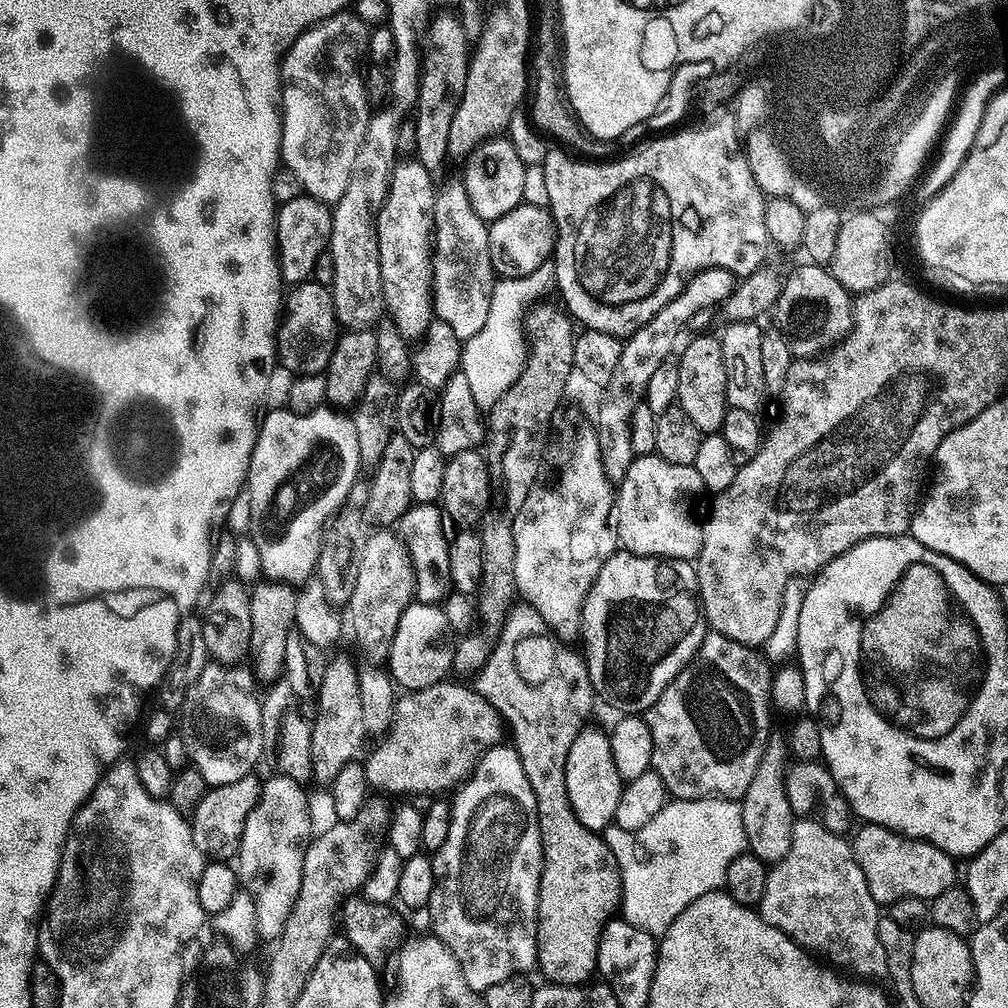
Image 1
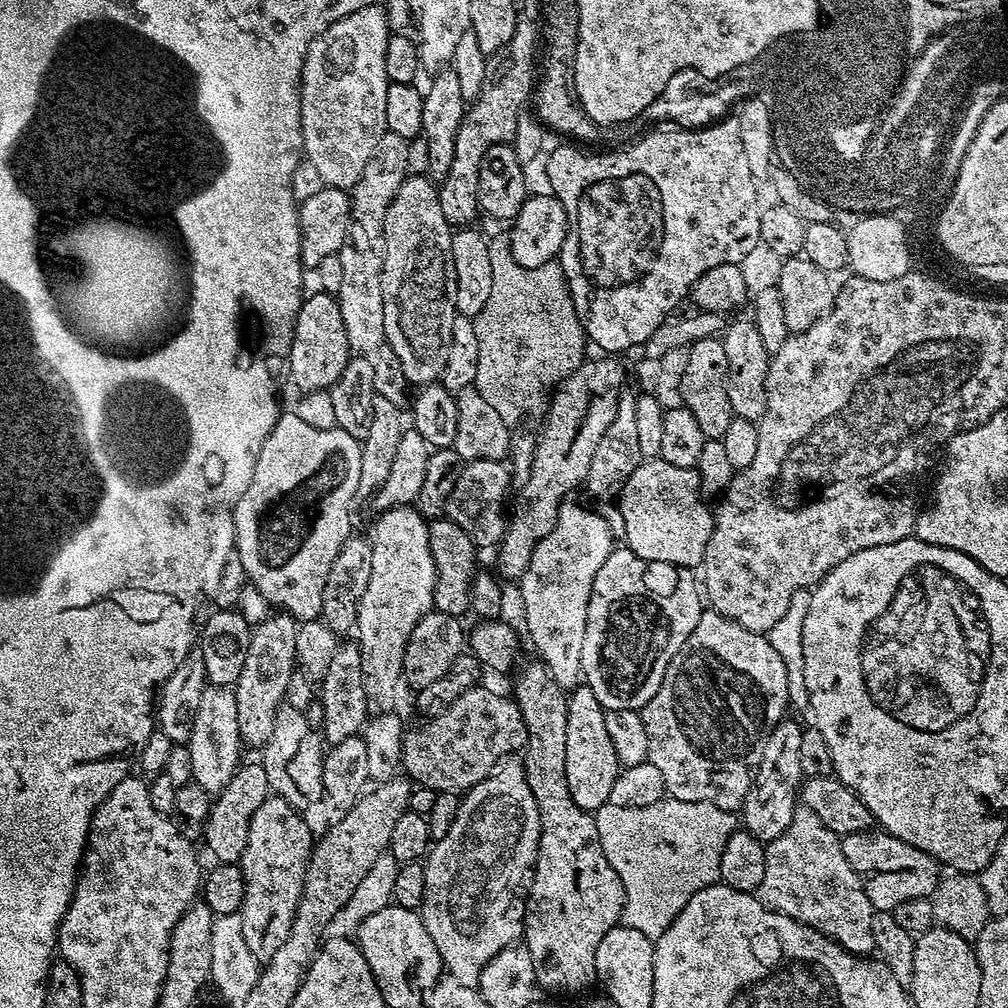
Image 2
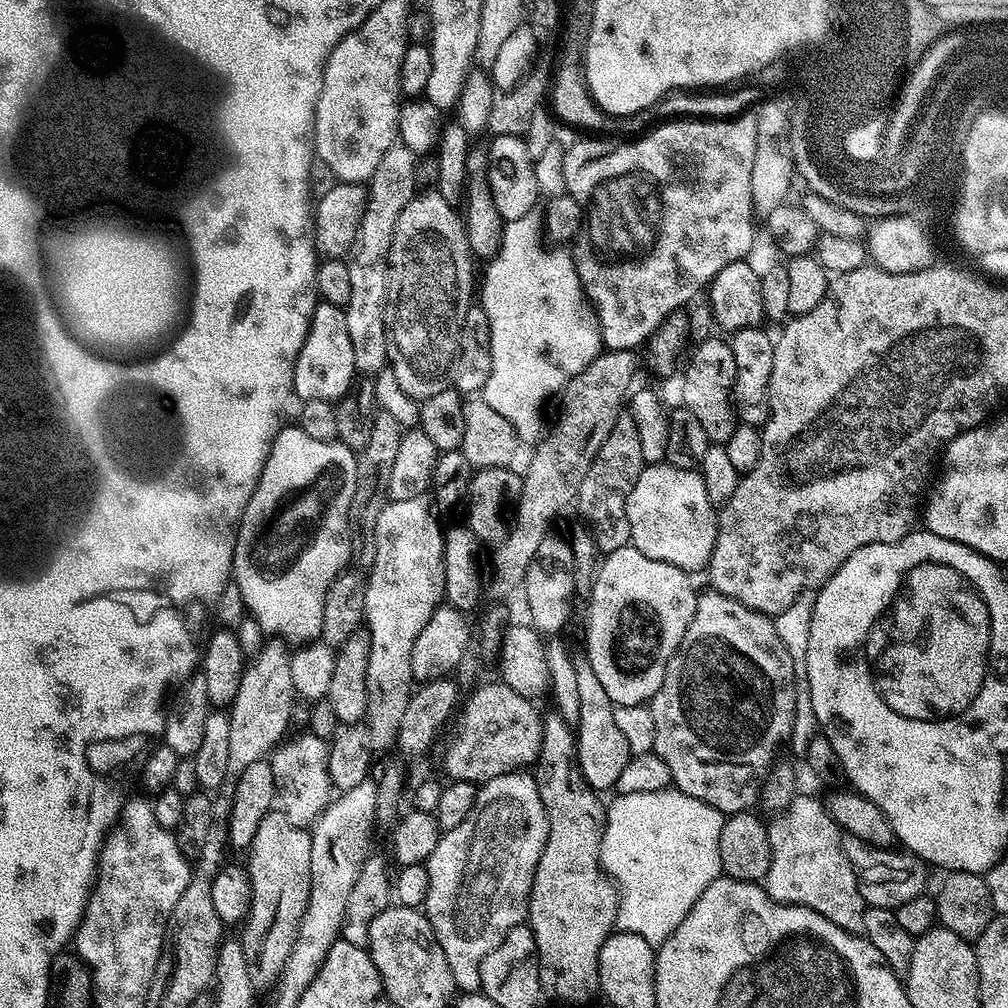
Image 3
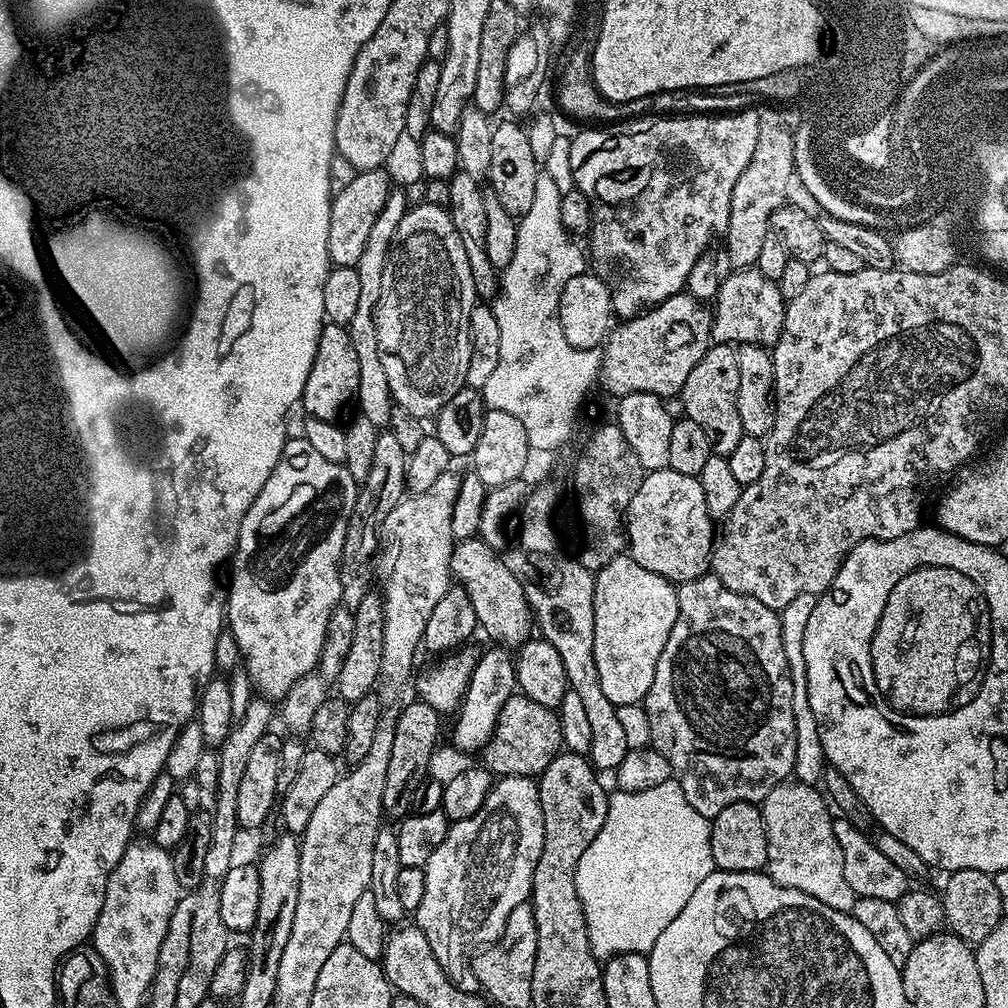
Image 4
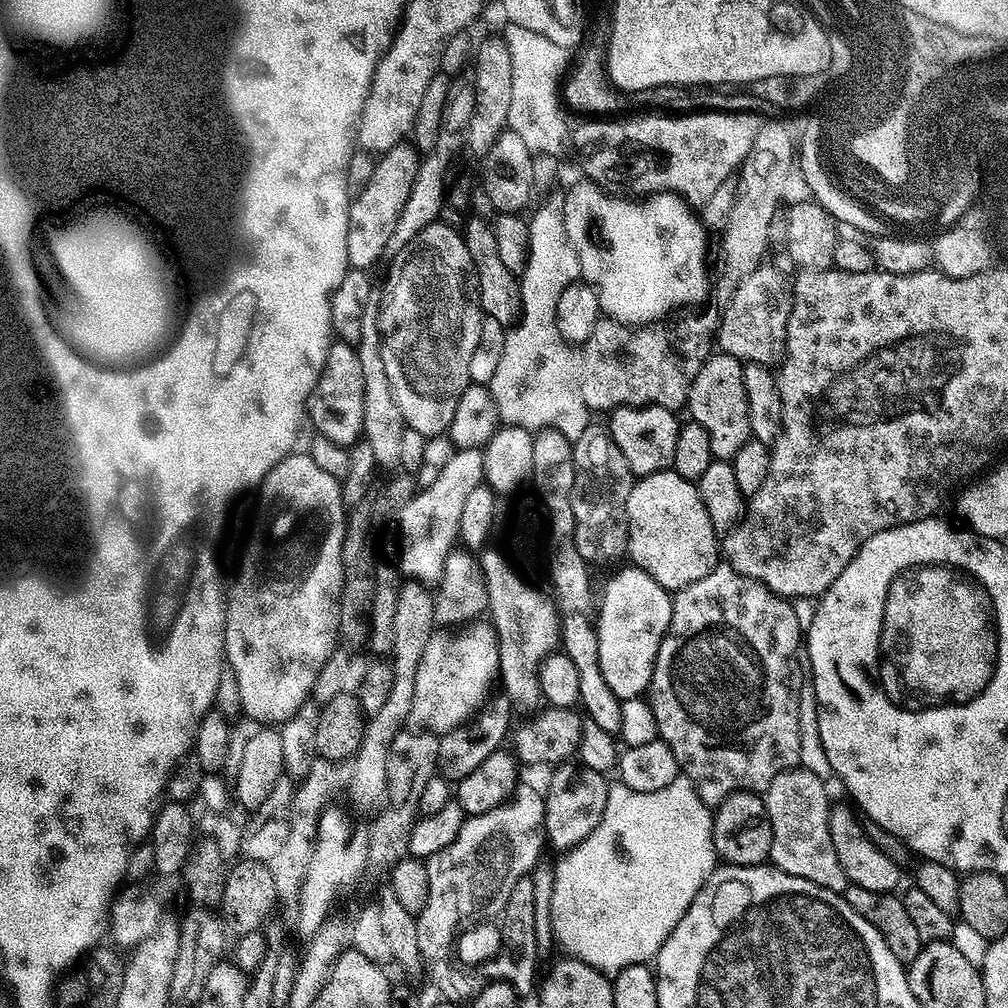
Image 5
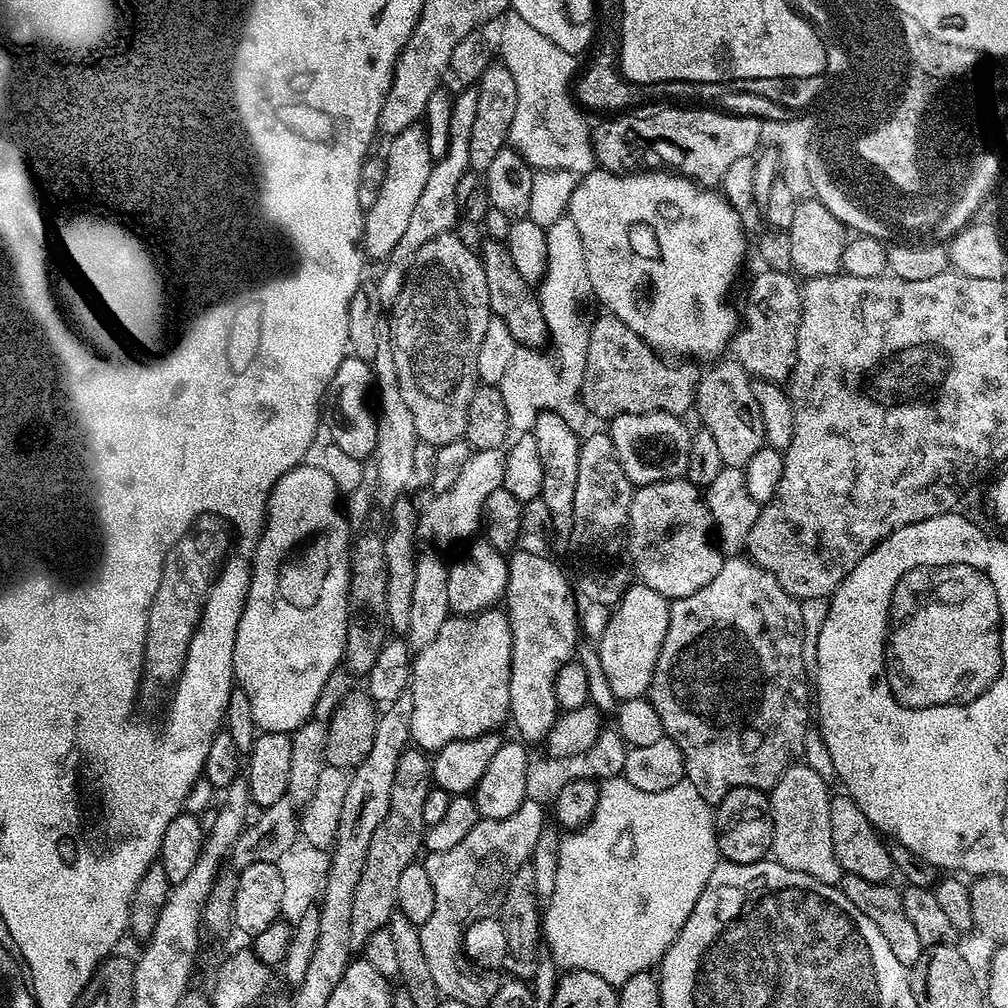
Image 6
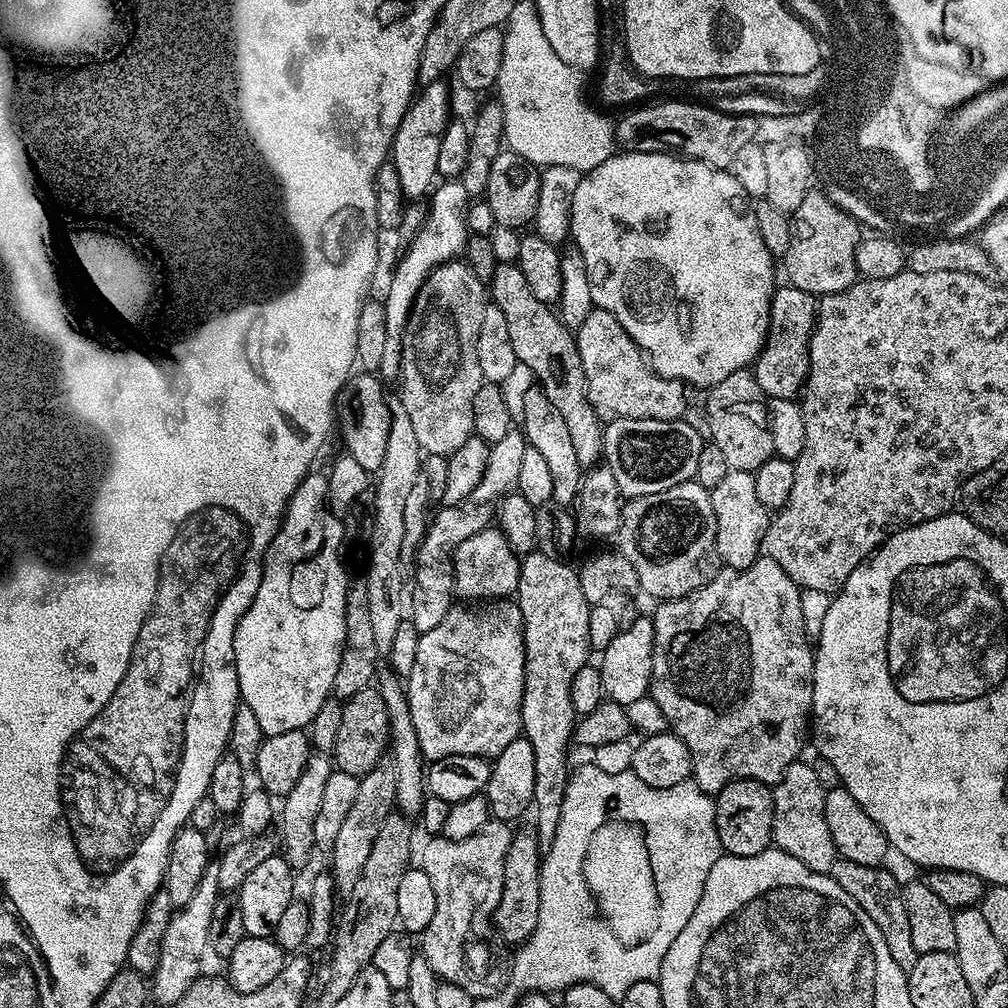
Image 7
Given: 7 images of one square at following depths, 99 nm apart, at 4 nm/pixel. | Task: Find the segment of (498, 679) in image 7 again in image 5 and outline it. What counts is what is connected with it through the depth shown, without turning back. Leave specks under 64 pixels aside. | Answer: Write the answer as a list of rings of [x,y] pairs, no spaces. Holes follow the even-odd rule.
[[[473,622],[459,630],[433,631],[426,650],[422,650],[422,662],[418,662],[411,719],[417,720],[421,729],[437,734],[454,730],[475,713],[499,674],[498,640],[491,623]]]

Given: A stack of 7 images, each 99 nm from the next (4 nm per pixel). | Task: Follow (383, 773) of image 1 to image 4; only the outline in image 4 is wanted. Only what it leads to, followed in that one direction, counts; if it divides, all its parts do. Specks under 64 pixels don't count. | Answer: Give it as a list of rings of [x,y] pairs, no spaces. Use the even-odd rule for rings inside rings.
[[[522,694],[512,695],[498,714],[494,734],[482,753],[483,763],[493,777],[531,776],[539,778],[564,748],[559,715],[546,706],[538,706]]]

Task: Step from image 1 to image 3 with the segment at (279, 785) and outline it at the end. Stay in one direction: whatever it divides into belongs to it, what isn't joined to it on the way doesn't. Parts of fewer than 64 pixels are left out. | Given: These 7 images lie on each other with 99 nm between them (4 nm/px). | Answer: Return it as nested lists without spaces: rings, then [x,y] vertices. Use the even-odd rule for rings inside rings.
[[[273,810],[258,822],[258,834],[254,834],[251,848],[247,849],[246,867],[252,901],[248,916],[242,921],[238,939],[242,946],[242,954],[246,958],[246,974],[250,976],[250,986],[257,993],[275,989],[282,966],[286,966],[286,958],[290,958],[290,950],[294,950],[294,938],[298,938],[298,926],[302,914],[306,914],[306,906],[310,898],[310,842],[312,833],[307,828],[292,825],[279,810]]]

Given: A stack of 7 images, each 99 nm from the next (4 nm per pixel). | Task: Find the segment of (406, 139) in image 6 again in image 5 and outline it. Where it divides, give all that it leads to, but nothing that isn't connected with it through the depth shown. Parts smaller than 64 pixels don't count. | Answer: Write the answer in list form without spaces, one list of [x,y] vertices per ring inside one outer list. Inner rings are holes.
[[[404,142],[397,144],[375,161],[369,180],[351,197],[346,230],[346,258],[353,269],[371,269],[380,251],[391,245],[392,235],[398,226],[398,214],[402,214],[404,200],[416,177],[417,163],[418,152],[415,147]]]

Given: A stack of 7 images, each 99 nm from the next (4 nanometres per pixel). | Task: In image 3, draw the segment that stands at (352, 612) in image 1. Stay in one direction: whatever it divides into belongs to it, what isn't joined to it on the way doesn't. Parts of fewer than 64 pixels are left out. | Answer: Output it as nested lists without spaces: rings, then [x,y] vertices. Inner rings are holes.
[[[427,495],[418,498],[409,498],[406,502],[391,501],[381,508],[376,515],[376,529],[374,530],[374,542],[376,549],[374,550],[374,566],[367,569],[366,583],[363,585],[364,590],[364,616],[363,623],[366,625],[370,634],[370,666],[366,674],[366,698],[368,705],[366,706],[366,714],[364,720],[370,730],[370,742],[372,743],[373,753],[380,754],[387,748],[390,750],[396,748],[396,739],[398,738],[398,726],[402,726],[402,713],[406,710],[407,703],[414,691],[414,681],[412,671],[410,670],[410,654],[414,654],[414,638],[418,638],[418,634],[422,634],[422,626],[426,626],[426,622],[430,622],[430,614],[434,609],[441,607],[444,600],[444,532],[438,521],[437,513],[434,511],[433,505],[430,503]]]

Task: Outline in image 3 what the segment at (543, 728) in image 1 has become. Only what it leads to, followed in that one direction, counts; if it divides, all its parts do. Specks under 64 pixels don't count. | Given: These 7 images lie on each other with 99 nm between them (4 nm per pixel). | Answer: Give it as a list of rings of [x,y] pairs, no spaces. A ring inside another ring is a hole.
[[[552,714],[552,717],[544,720],[542,746],[534,765],[534,775],[548,819],[546,846],[538,858],[526,921],[536,943],[540,990],[547,999],[549,996],[560,1004],[584,1004],[600,992],[598,950],[602,950],[602,942],[613,931],[618,894],[609,877],[602,873],[599,861],[606,804],[596,797],[599,796],[597,789],[584,781],[580,764],[576,760],[576,737],[573,729],[559,715]]]

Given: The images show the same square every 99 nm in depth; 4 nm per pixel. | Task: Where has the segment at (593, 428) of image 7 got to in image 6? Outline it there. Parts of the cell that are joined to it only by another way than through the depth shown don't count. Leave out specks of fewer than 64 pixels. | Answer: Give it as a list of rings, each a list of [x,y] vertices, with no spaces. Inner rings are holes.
[[[485,239],[478,249],[480,261],[484,264],[486,274],[486,290],[490,298],[493,316],[502,318],[506,326],[510,326],[510,334],[514,334],[517,345],[525,348],[545,347],[548,340],[550,322],[542,314],[542,306],[537,289],[518,275],[514,262],[510,259],[510,250],[502,240]]]

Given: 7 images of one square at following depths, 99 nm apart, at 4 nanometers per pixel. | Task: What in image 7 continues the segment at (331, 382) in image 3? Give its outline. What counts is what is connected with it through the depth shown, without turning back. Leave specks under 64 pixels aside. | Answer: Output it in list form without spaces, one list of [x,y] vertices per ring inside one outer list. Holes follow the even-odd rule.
[[[360,374],[347,385],[338,400],[338,432],[340,428],[343,451],[356,459],[369,474],[379,473],[382,462],[386,462],[386,442],[390,442],[392,410],[389,397],[384,397],[383,386],[379,375]]]

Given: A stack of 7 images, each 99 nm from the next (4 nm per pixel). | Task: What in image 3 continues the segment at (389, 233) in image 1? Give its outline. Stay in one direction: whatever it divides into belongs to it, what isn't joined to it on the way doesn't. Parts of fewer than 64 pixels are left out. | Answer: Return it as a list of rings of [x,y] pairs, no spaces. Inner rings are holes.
[[[424,190],[413,196],[406,210],[398,214],[398,222],[394,222],[394,242],[390,242],[388,251],[384,325],[388,331],[388,364],[399,386],[414,401],[434,398],[438,390],[449,387],[456,355],[460,353],[460,327],[466,310],[474,304],[472,264],[474,257],[461,213],[438,191]]]

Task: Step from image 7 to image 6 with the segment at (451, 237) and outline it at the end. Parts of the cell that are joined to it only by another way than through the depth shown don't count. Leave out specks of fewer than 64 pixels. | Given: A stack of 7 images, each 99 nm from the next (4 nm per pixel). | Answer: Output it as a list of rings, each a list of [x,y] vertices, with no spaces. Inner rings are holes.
[[[468,86],[464,92],[456,92],[450,110],[450,142],[444,151],[444,157],[435,161],[430,170],[430,178],[426,178],[426,186],[414,205],[414,215],[410,217],[405,232],[402,234],[398,246],[390,253],[387,260],[383,261],[380,280],[375,281],[376,293],[381,305],[395,305],[396,299],[404,285],[404,277],[408,275],[408,267],[412,265],[412,257],[434,238],[444,232],[455,229],[458,217],[456,215],[456,191],[458,182],[462,180],[465,172],[469,171],[468,159],[470,158],[470,130],[474,126],[474,117],[478,111],[478,94],[475,87]]]

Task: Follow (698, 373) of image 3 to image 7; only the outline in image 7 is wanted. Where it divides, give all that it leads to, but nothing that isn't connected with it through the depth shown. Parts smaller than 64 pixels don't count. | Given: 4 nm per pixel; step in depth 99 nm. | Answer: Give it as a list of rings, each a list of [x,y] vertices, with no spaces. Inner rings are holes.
[[[748,368],[738,370],[707,389],[706,396],[711,443],[722,450],[729,469],[755,474],[758,466],[774,455],[774,438],[770,438],[768,425],[768,400],[758,386],[755,375]]]

